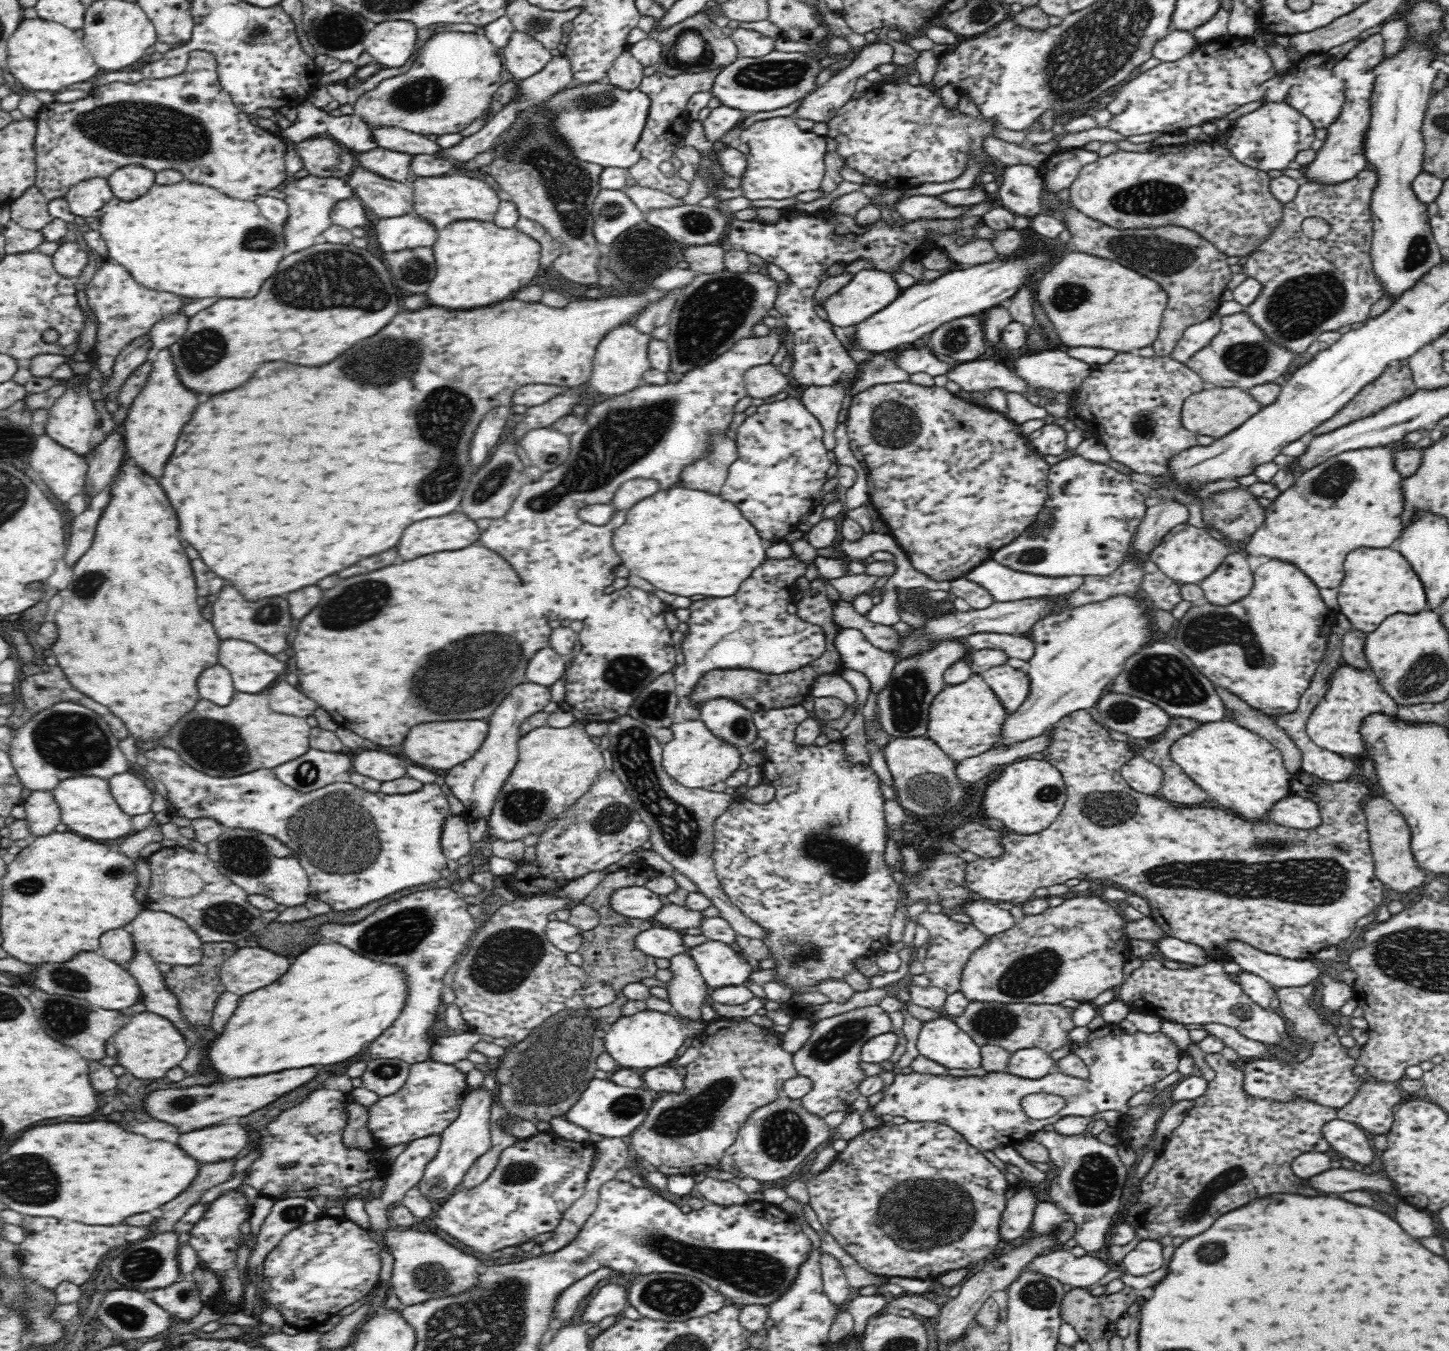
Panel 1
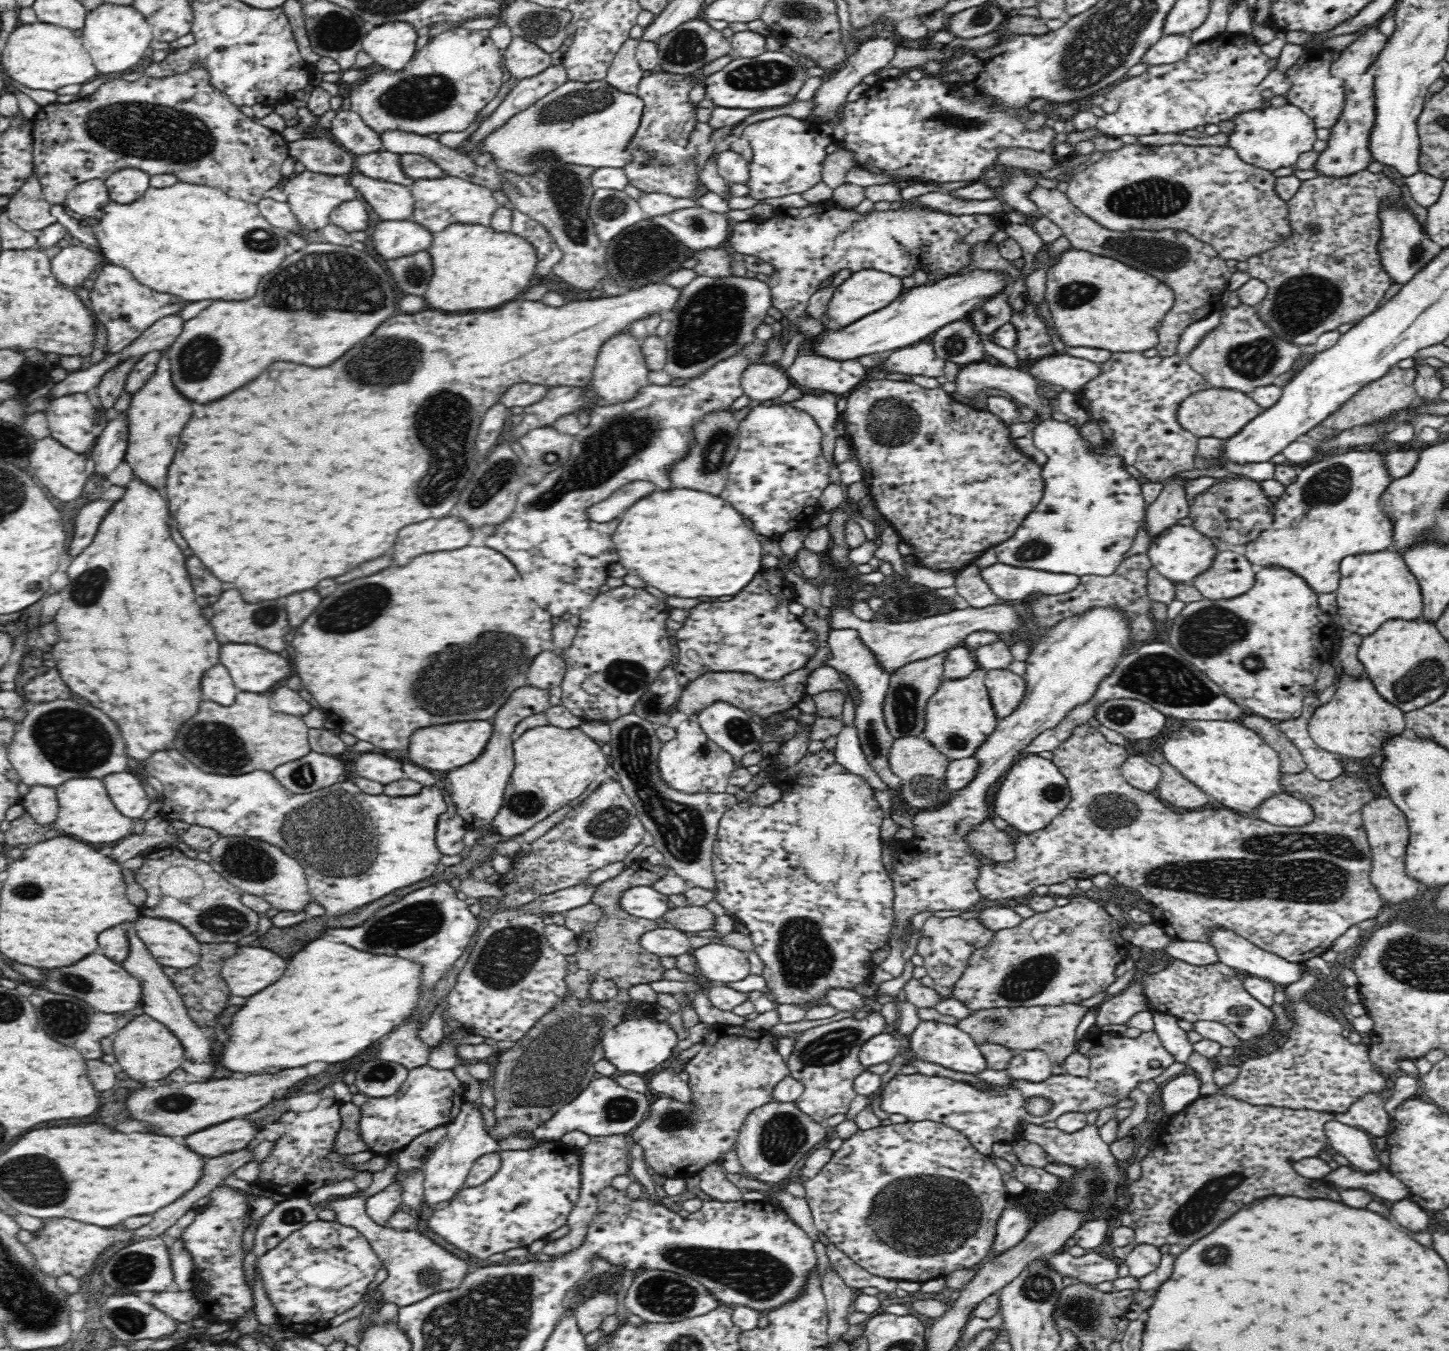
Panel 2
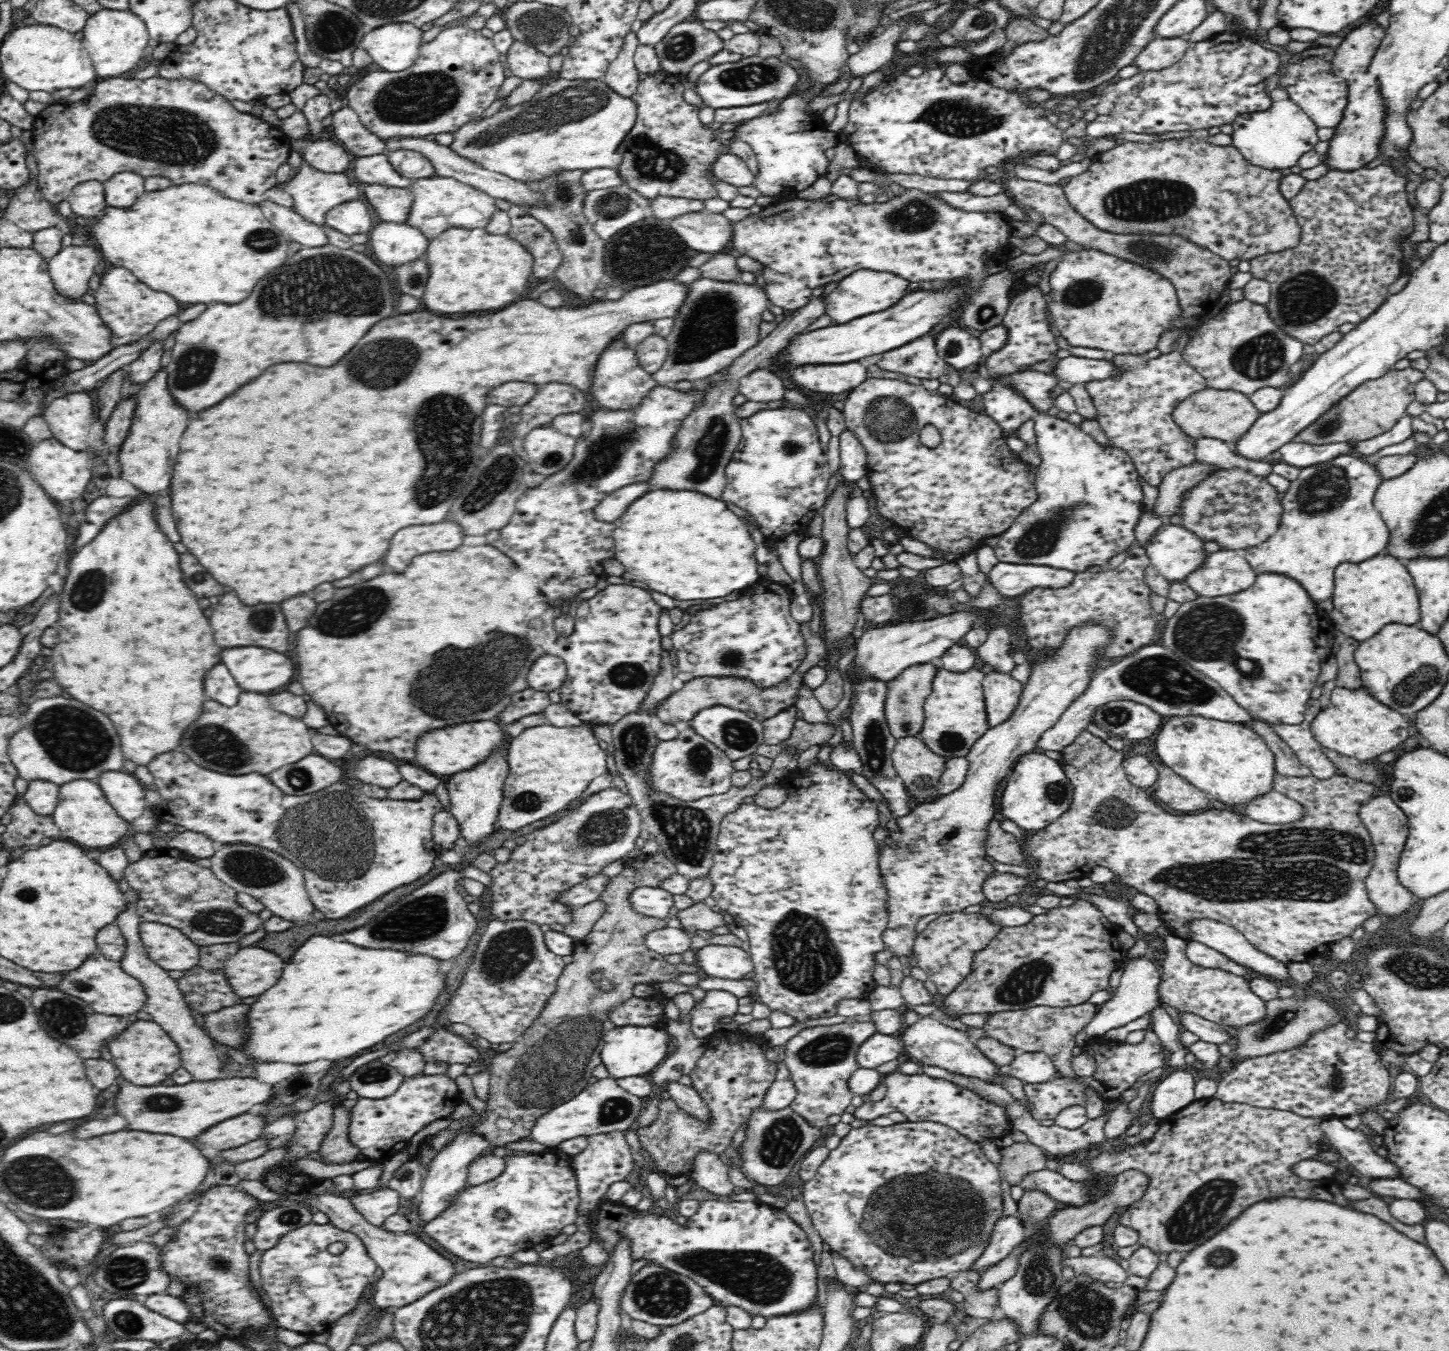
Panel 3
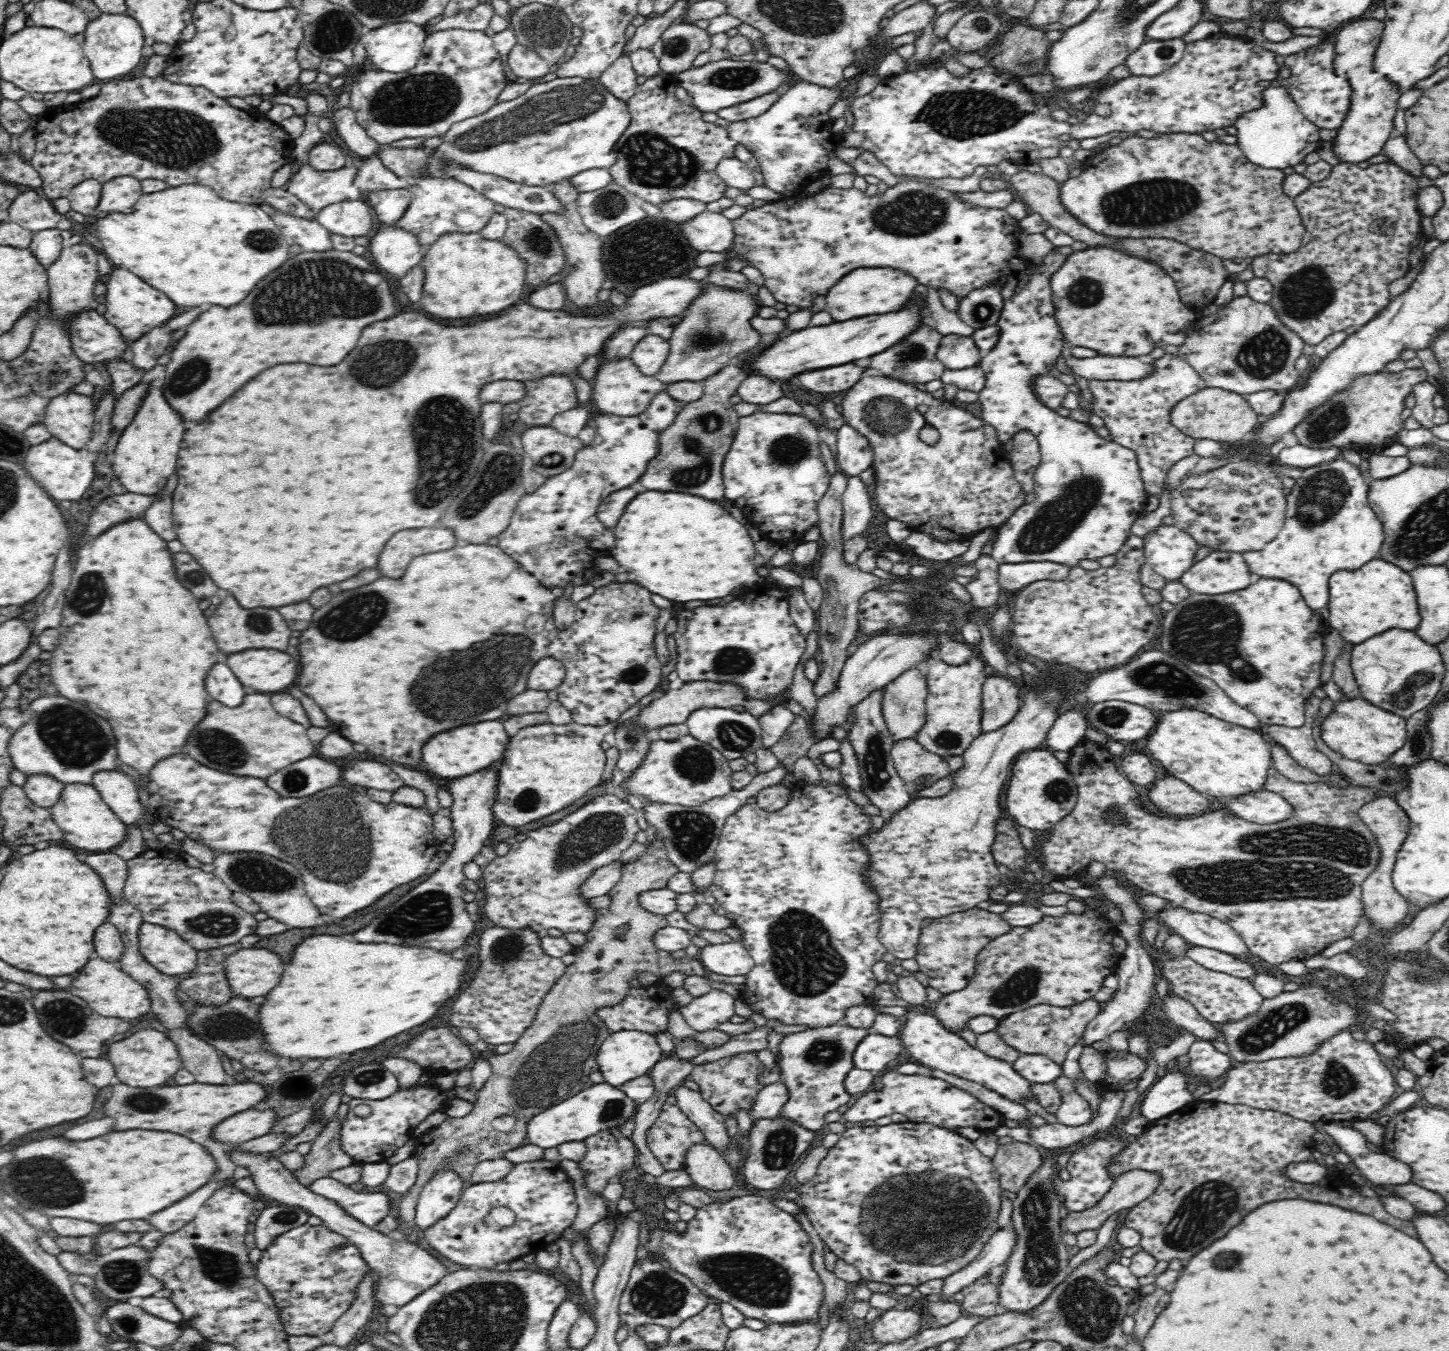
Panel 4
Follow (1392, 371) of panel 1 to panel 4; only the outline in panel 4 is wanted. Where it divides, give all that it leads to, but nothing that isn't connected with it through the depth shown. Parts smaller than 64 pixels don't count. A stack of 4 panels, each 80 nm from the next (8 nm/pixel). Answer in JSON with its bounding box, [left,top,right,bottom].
[1291,368,1426,451]

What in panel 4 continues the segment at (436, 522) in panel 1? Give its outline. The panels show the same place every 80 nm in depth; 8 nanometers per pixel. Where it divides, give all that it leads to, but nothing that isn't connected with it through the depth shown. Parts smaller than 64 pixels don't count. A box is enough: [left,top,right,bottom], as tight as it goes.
[378,528,456,578]

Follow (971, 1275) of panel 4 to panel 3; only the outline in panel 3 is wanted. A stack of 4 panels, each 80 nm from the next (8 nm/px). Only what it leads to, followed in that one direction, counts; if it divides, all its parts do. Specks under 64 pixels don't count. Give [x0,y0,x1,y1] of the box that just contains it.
[972,1214,1026,1273]

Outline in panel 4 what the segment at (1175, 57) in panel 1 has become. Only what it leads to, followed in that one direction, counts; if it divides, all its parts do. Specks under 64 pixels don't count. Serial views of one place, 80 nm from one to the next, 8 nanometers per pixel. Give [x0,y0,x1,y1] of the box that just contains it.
[1125,38,1186,77]

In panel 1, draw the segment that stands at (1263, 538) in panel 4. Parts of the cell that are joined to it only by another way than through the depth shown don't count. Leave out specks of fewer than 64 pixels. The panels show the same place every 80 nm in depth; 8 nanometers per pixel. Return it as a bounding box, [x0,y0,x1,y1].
[1202,489,1264,541]

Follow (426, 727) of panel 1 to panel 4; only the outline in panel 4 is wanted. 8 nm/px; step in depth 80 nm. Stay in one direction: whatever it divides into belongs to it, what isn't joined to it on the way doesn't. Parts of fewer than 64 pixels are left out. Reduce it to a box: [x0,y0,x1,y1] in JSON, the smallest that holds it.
[422,720,508,779]

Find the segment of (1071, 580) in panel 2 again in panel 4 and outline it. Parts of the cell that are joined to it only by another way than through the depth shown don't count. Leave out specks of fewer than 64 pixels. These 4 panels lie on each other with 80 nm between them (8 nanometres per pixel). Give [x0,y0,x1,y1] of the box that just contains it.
[998,562,1070,593]

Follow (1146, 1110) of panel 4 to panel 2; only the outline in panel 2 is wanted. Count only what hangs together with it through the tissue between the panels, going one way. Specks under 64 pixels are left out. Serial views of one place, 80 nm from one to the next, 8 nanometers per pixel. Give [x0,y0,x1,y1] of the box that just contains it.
[1160,1074,1201,1114]

